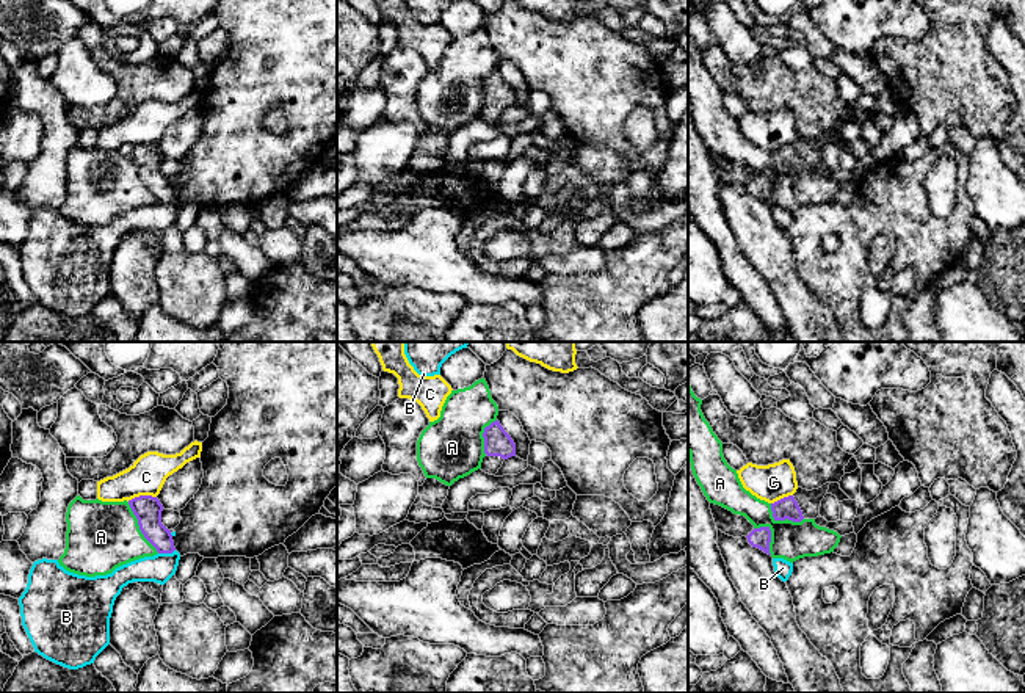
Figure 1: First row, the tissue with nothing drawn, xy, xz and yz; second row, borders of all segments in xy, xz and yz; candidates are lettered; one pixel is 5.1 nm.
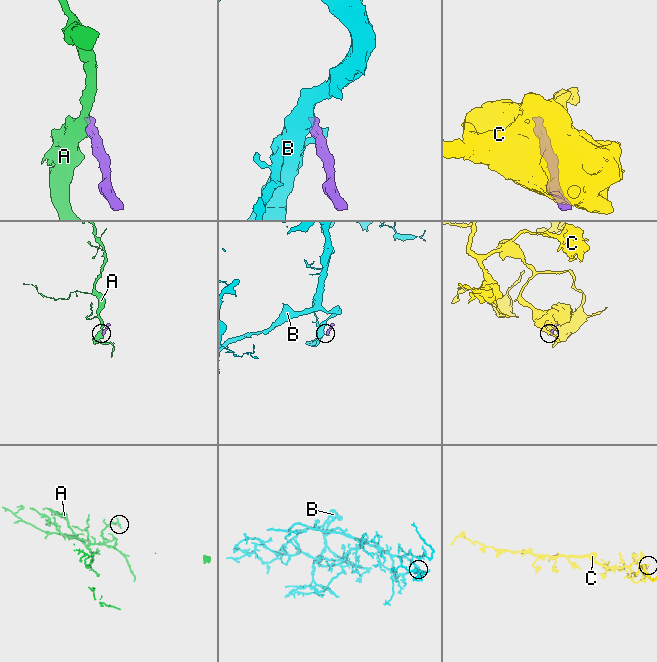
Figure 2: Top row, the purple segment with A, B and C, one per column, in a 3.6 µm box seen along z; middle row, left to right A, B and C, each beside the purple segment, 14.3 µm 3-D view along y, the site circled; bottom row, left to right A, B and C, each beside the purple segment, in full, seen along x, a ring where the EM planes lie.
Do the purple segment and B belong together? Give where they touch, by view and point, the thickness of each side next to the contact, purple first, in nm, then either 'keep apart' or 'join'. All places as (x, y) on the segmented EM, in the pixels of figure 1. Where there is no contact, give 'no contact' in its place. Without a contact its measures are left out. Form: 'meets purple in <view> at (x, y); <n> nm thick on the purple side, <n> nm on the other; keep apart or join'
meets purple in xy at (166, 552); 140 nm thick on the purple side, 150 nm on the other; keep apart

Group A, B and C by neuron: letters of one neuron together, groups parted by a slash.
A / B / C

